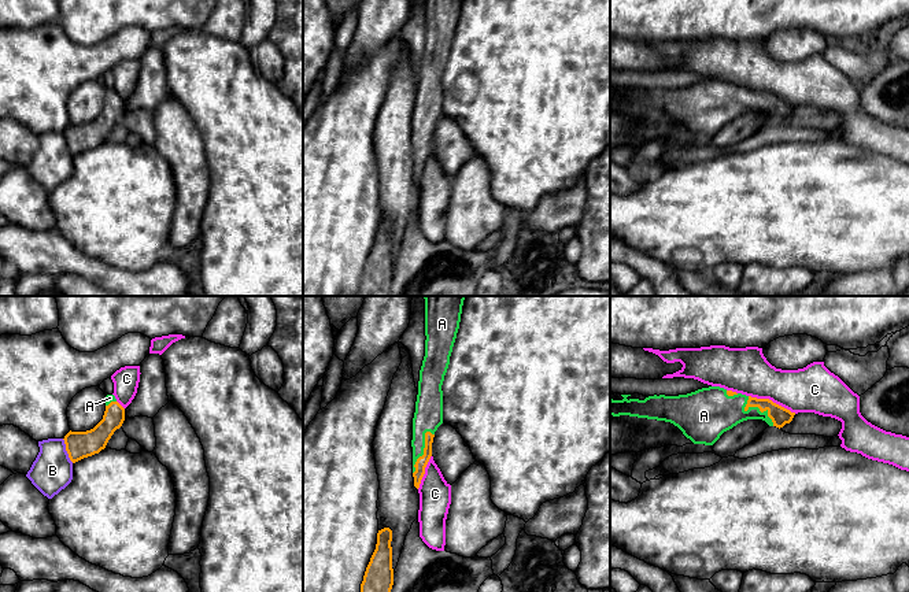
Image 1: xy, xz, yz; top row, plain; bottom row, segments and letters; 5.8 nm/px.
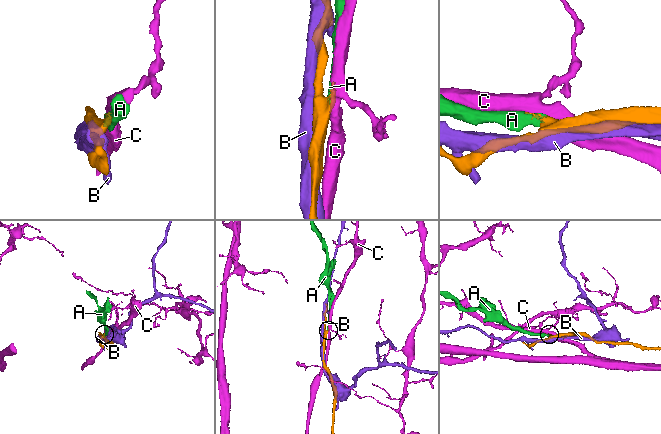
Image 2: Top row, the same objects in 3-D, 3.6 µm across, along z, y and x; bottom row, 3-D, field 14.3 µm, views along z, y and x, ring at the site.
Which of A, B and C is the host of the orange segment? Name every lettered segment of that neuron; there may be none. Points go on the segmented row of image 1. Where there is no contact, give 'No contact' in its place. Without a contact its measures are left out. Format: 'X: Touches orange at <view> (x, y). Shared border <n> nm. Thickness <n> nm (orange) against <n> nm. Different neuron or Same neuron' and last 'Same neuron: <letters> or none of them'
A: Touches orange at yz (758, 407). Shared border 240 nm. Thickness 110 nm (orange) against 240 nm. Same neuron
B: Touches orange at xy (66, 450). Shared border 160 nm. Thickness 160 nm (orange) against 240 nm. Different neuron
C: Touches orange at yz (771, 400). Shared border 300 nm. Thickness 110 nm (orange) against 280 nm. Different neuron
Same neuron: A

